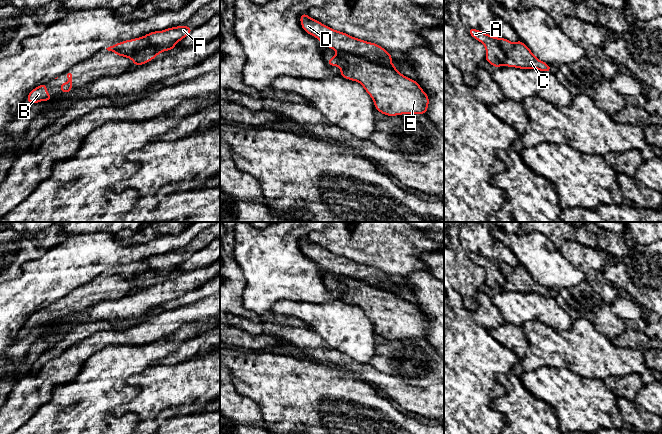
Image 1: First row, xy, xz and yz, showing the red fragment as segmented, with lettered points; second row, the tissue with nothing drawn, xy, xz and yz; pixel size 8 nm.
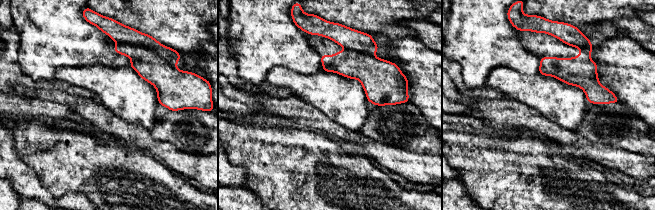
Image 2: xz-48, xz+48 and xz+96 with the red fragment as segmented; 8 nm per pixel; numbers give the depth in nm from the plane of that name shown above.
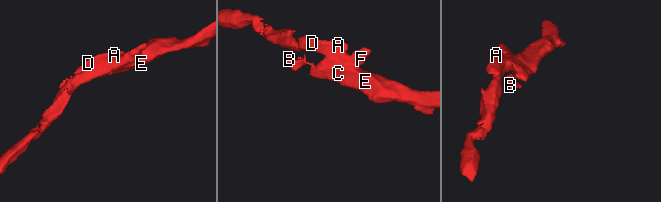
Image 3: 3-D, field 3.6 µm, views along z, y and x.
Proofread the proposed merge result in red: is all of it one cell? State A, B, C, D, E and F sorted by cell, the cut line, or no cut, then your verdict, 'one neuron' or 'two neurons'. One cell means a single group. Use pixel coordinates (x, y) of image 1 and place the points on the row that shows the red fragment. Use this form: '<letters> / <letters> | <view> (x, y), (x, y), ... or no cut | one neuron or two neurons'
A D F / B C E | xz (337, 51), (363, 56), (371, 60), (385, 60), (394, 66) | two neurons

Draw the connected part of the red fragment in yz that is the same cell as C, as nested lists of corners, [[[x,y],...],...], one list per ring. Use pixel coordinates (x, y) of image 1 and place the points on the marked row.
[[[499,38],[498,40],[506,56],[505,66],[520,69],[538,69],[543,72],[552,71],[552,68],[536,58],[521,40],[515,43],[505,38]]]

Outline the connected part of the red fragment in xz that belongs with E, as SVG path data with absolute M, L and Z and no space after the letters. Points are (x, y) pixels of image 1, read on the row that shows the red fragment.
M337 52L330 60L329 66L341 68L340 76L345 79L359 82L371 96L376 110L386 116L401 114L426 114L429 105L428 95L413 79L402 75L395 66L383 61L371 61L364 57Z

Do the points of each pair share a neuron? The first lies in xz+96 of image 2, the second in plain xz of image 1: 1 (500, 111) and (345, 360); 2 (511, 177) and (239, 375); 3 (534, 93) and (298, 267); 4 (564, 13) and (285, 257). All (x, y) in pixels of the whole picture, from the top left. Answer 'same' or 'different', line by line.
1: same
2: same
3: different
4: different

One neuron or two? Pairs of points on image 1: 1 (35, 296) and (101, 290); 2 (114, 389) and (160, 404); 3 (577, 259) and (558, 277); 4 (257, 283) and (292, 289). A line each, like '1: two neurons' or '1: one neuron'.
1: two neurons
2: two neurons
3: two neurons
4: one neuron

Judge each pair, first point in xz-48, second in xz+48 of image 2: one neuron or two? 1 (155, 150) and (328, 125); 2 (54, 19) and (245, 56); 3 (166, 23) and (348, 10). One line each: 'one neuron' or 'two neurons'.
1: one neuron
2: one neuron
3: one neuron

